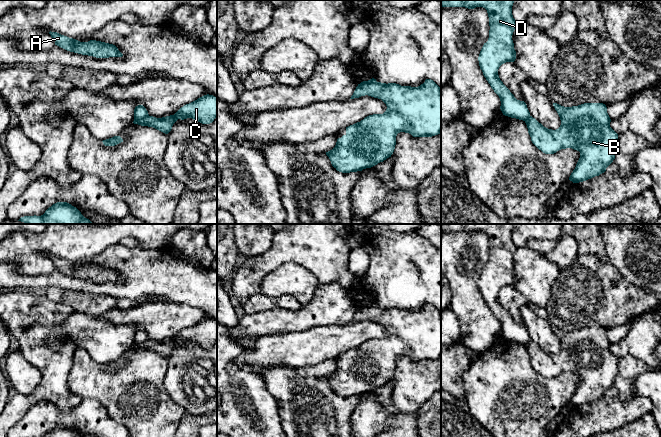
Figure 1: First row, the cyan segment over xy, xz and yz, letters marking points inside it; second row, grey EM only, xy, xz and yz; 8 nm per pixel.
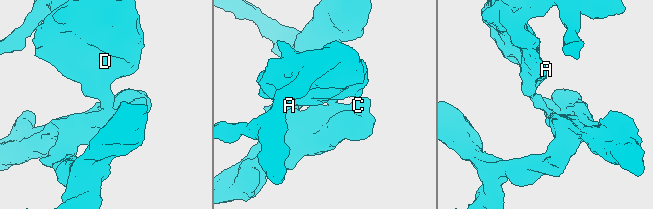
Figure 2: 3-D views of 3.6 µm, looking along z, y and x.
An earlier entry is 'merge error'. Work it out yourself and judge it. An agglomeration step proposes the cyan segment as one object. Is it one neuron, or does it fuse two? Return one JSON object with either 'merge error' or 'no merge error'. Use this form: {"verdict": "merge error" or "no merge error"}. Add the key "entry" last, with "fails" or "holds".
{"verdict": "merge error", "entry": "holds"}

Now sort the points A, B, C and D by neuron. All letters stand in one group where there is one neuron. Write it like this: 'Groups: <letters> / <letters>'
Groups: A D / B C

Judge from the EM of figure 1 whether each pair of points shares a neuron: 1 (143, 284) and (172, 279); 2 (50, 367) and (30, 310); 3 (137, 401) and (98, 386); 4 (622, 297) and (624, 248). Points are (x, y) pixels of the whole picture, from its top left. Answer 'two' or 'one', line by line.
1: one
2: one
3: one
4: two

